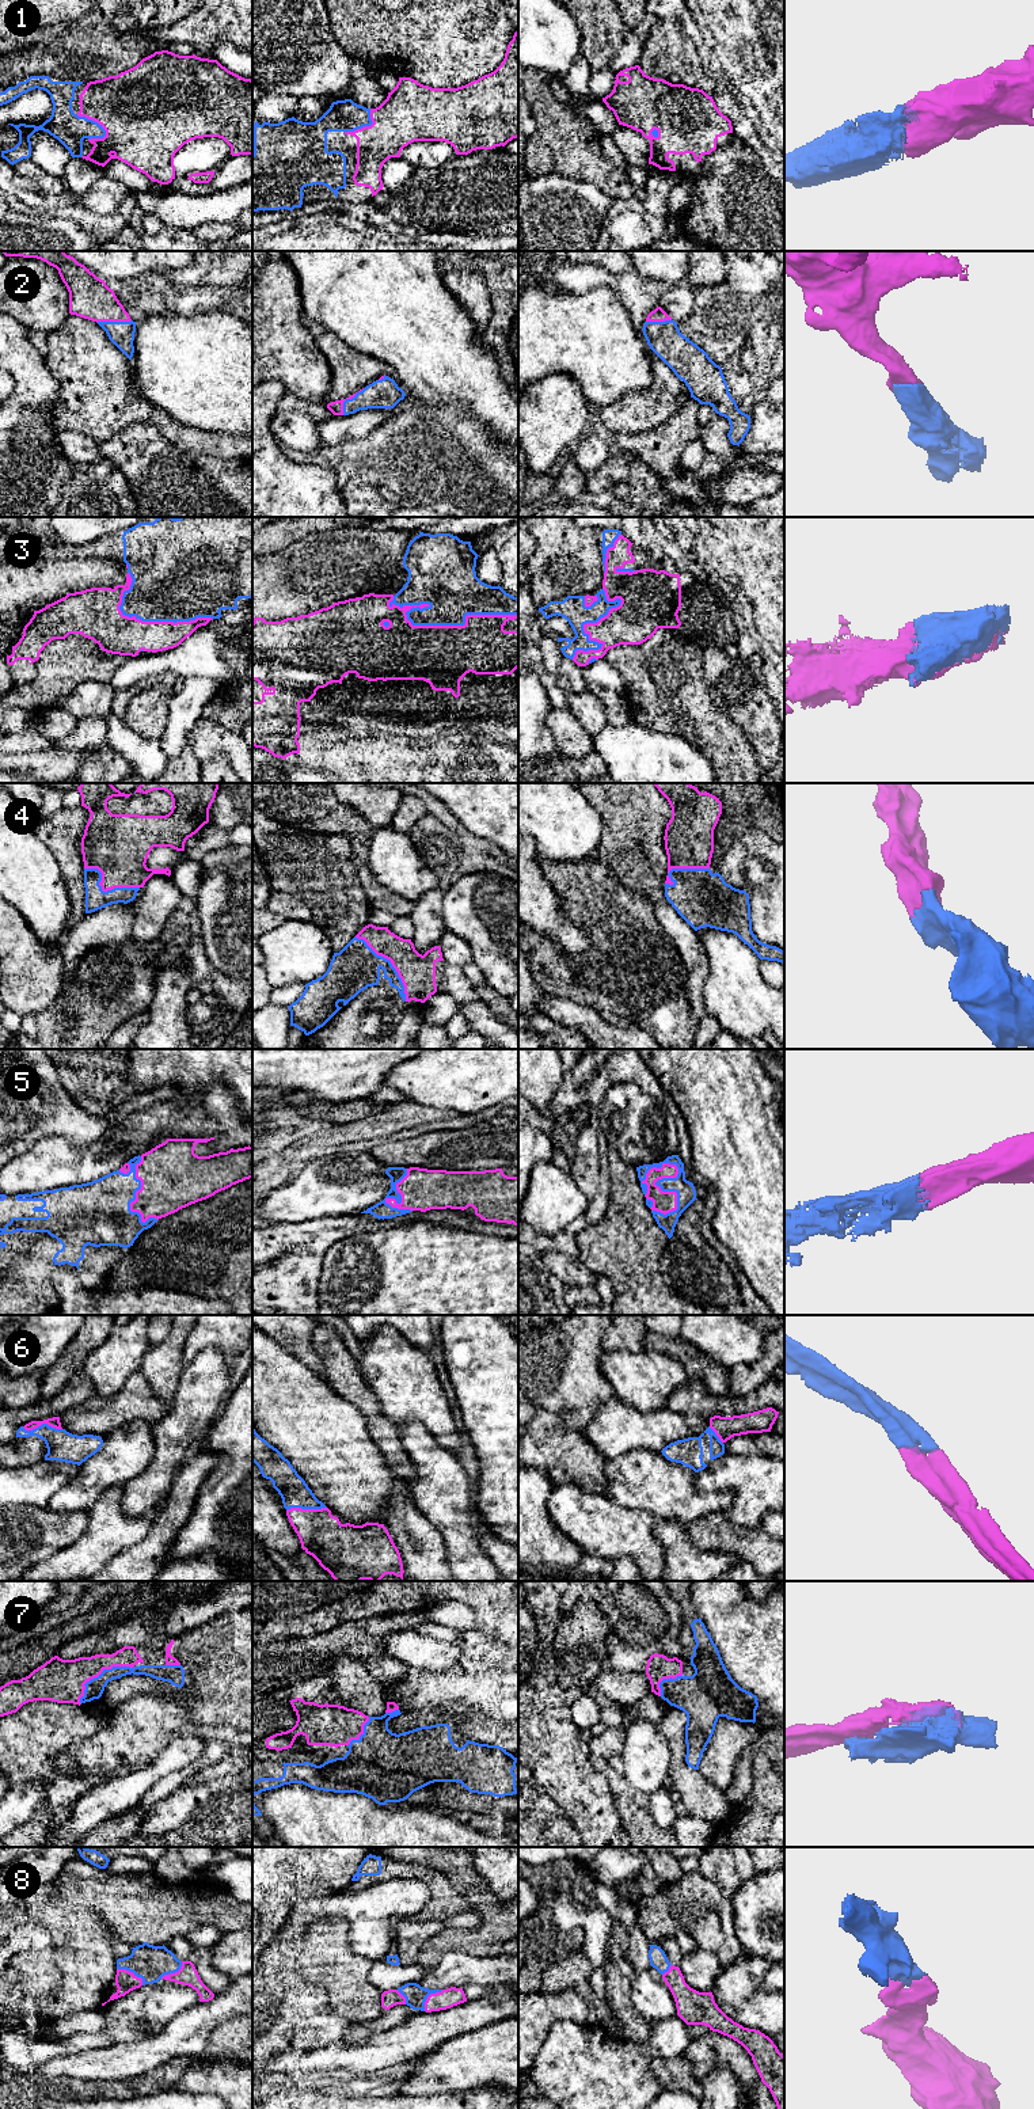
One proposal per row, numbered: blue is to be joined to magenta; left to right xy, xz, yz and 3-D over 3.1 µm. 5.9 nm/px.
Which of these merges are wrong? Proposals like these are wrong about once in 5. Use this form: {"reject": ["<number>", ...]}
{"reject": []}

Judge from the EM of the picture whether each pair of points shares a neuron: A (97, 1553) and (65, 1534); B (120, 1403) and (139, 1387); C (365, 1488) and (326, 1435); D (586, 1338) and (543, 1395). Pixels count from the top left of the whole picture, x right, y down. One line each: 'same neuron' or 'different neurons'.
A: different neurons
B: same neuron
C: same neuron
D: same neuron

